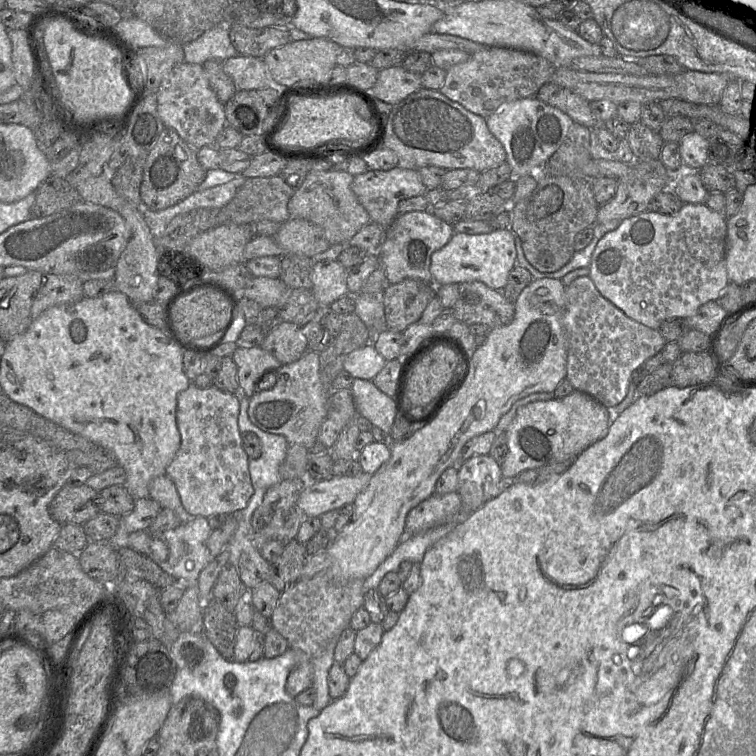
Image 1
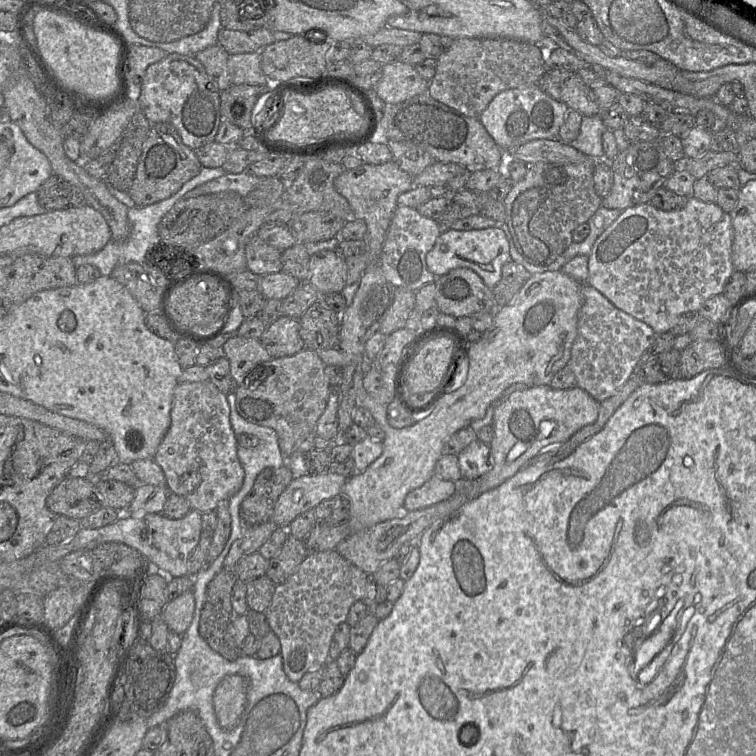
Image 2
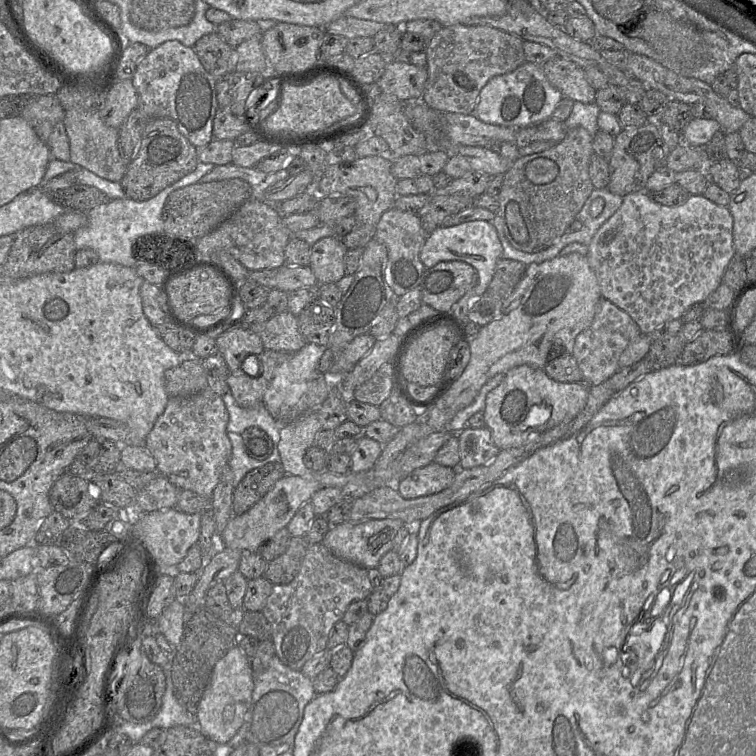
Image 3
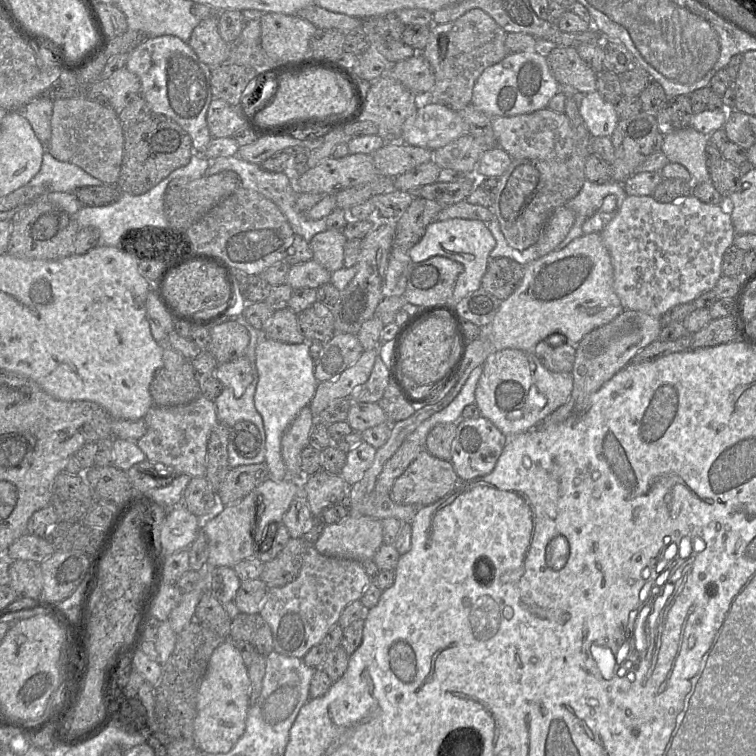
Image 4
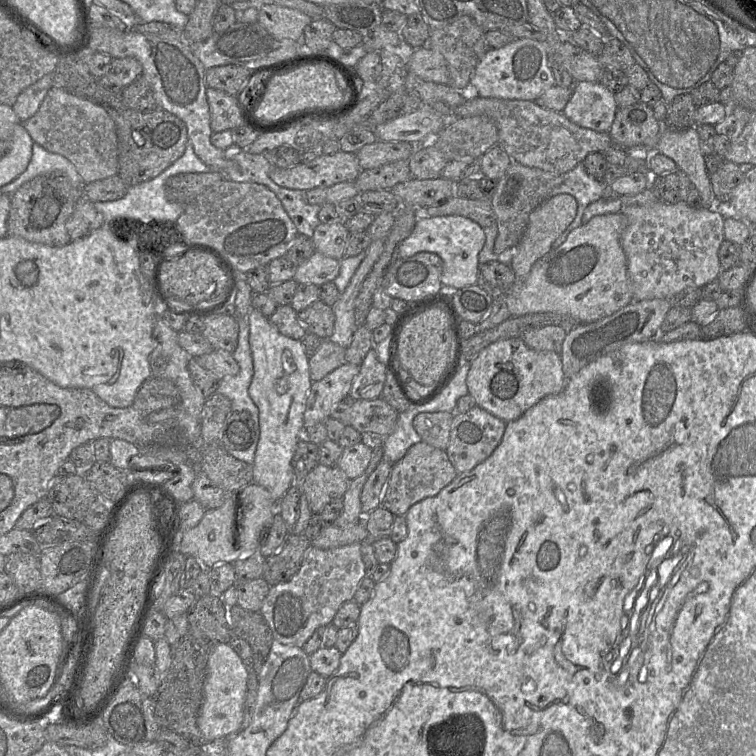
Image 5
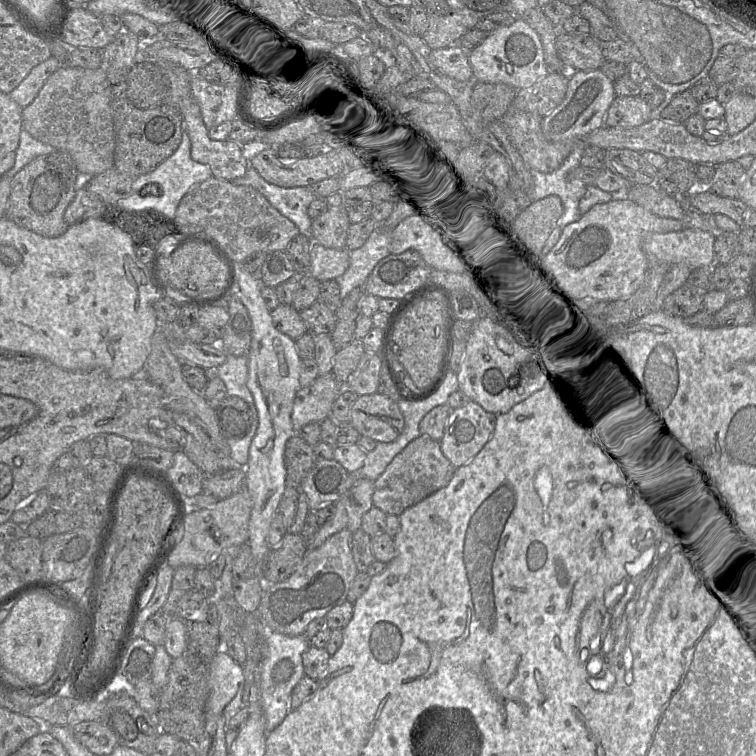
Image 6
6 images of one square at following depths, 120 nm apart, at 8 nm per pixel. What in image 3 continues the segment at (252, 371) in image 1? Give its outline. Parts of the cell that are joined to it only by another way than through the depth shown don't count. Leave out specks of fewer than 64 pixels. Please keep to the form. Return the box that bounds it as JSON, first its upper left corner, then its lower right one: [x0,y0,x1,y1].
[215,327,265,372]

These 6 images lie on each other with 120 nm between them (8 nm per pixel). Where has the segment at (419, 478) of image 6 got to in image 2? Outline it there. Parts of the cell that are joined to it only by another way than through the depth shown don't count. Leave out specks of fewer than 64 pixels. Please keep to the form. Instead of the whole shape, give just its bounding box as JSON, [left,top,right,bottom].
[403,475,455,512]

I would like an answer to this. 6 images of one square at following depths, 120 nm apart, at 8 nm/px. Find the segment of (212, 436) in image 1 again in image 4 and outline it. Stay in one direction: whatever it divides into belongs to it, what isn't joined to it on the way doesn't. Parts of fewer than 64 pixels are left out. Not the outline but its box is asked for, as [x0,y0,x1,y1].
[136,396,219,478]

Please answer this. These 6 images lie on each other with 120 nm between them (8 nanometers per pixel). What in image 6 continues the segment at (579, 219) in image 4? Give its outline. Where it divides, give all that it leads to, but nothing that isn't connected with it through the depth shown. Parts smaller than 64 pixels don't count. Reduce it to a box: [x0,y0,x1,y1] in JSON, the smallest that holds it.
[531,140,589,261]

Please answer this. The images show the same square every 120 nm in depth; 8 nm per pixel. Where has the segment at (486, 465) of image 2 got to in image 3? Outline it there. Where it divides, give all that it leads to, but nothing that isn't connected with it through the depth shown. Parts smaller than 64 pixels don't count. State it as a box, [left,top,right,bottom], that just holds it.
[456,426,500,469]

